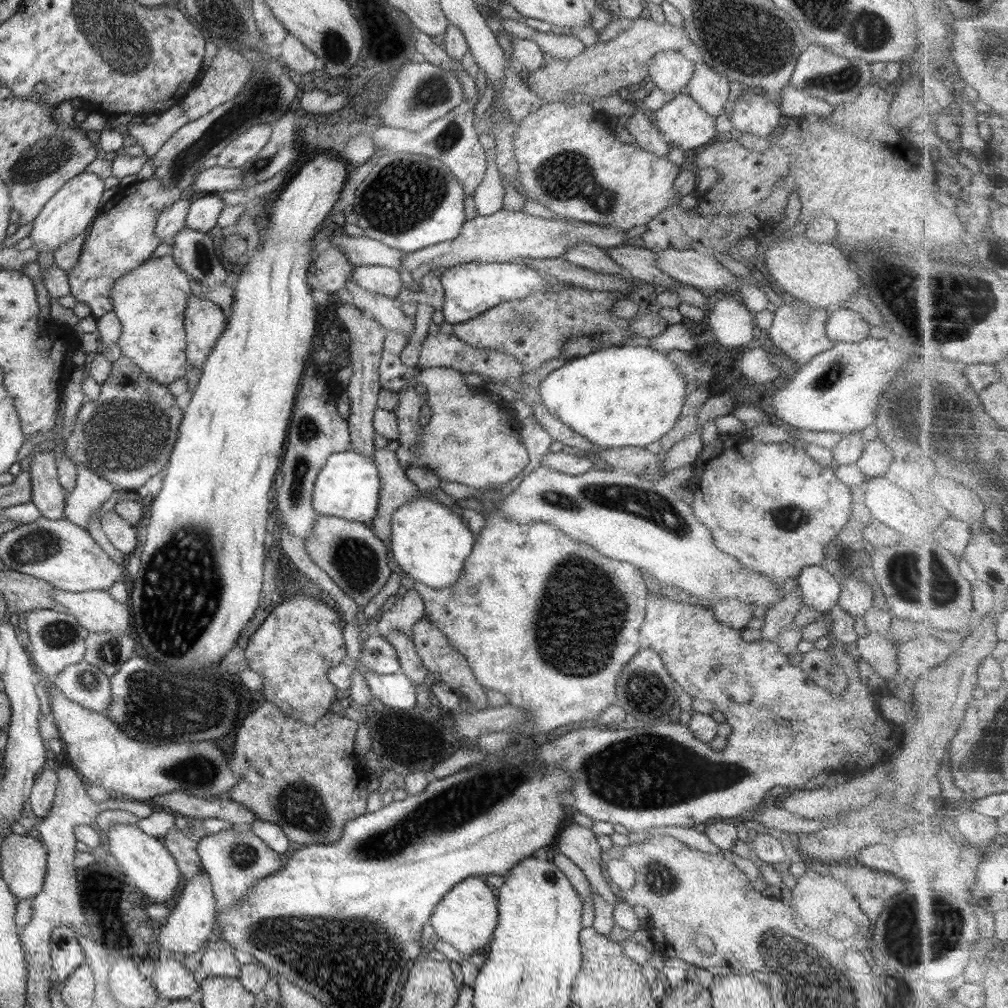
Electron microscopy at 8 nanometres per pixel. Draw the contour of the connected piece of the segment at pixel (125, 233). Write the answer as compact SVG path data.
M151 176L116 189L116 192L99 208L91 232L82 242L79 257L68 273L70 296L90 308L90 316L98 319L113 308L110 288L115 280L145 262L157 245L154 228L157 216L183 196L179 189L165 189L161 181Z

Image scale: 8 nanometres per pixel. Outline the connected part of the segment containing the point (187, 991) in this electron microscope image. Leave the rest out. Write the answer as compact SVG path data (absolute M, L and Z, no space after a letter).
M180 959L165 960L151 974L151 982L157 988L157 994L165 1000L183 1000L197 990L198 984Z

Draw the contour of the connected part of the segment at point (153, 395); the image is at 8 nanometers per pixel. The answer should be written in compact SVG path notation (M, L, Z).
M120 356L110 365L107 378L99 386L99 396L95 400L83 402L77 410L70 433L65 437L63 456L75 465L83 464L99 478L133 496L146 480L161 472L161 464L167 462L178 435L183 409L181 401L173 398L165 386L151 380L125 356Z

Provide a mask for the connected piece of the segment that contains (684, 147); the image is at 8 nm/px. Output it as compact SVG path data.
M686 91L653 112L653 123L671 146L683 152L703 146L717 136L715 118L699 108Z

